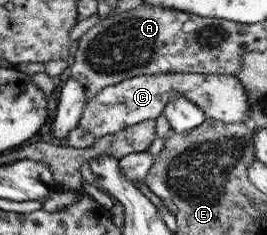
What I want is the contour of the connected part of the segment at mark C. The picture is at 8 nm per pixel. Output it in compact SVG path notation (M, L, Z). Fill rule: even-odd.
M167 73L135 75L104 87L87 100L77 126L81 127L81 131L89 131L93 139L97 140L145 119L155 119L162 113L167 100L177 95L195 104L206 118L217 119L223 123L250 122L247 94L235 76Z

